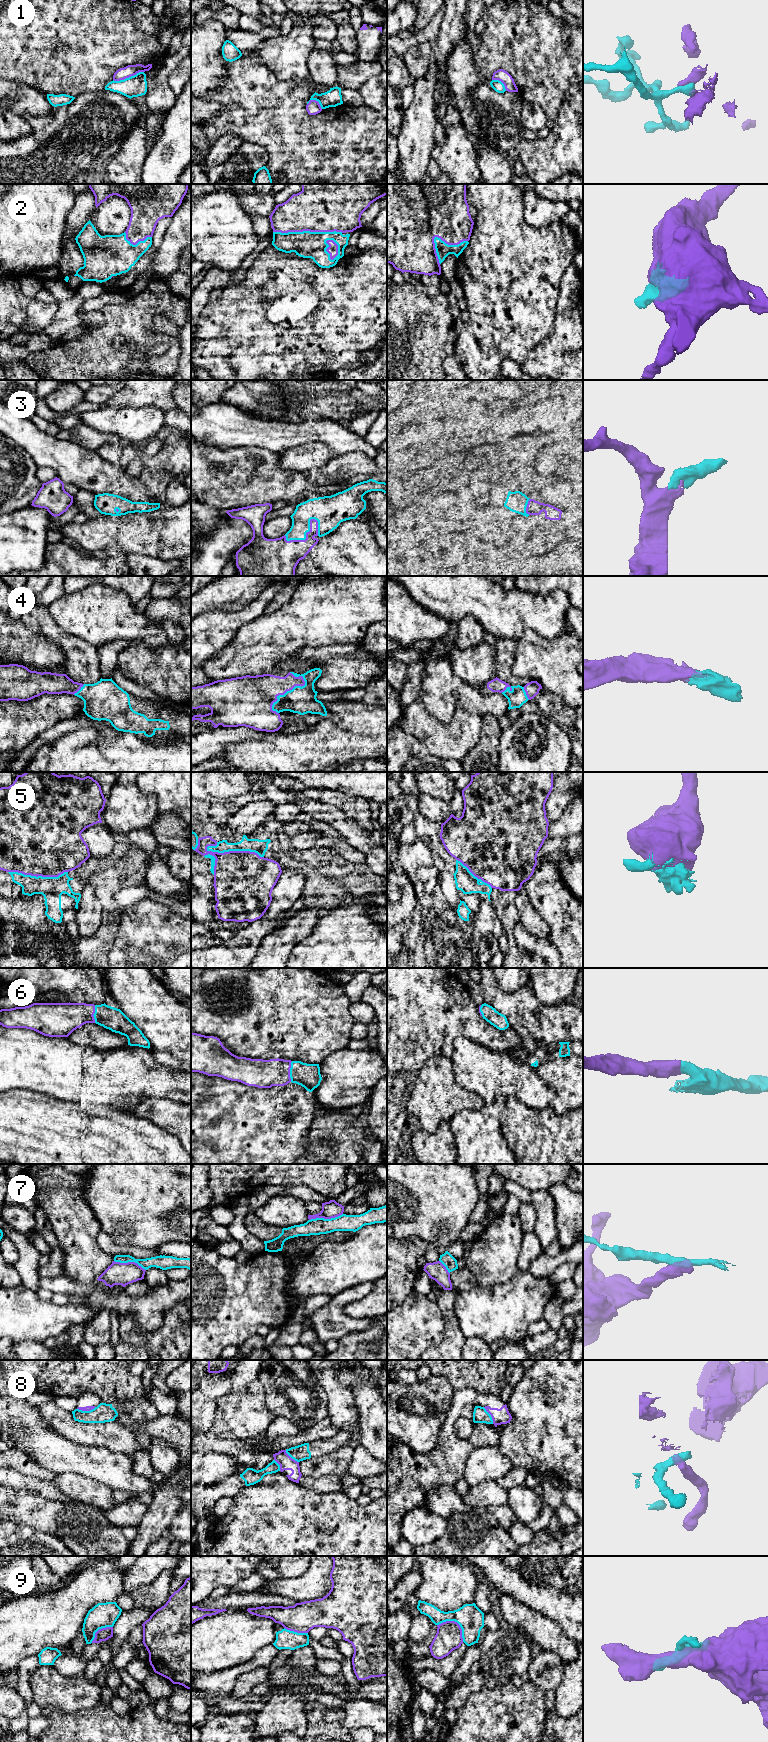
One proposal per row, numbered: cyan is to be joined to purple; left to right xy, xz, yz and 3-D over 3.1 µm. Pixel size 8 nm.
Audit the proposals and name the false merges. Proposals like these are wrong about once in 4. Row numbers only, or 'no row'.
1, 7, 8, 9

